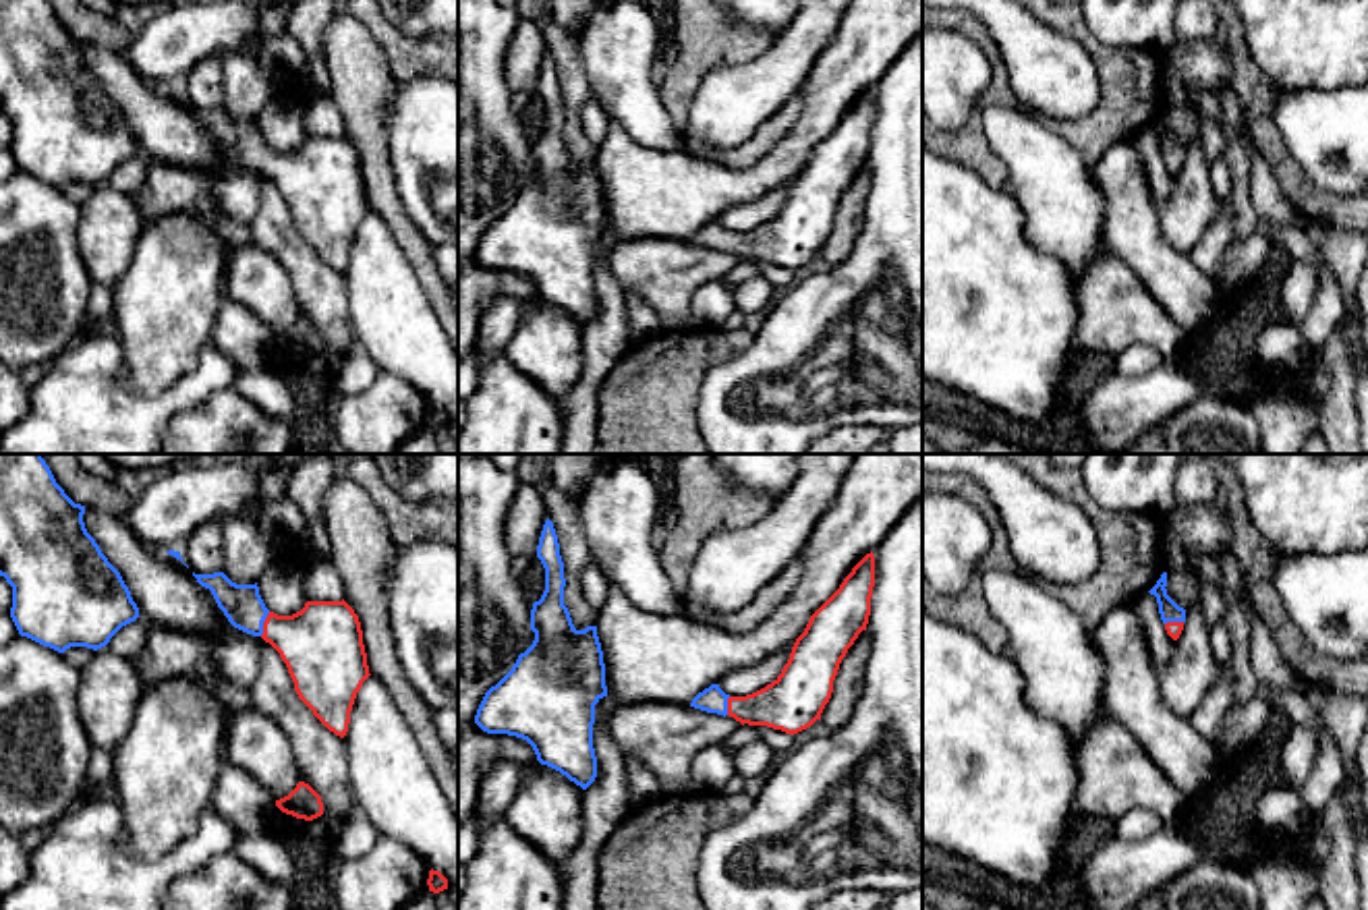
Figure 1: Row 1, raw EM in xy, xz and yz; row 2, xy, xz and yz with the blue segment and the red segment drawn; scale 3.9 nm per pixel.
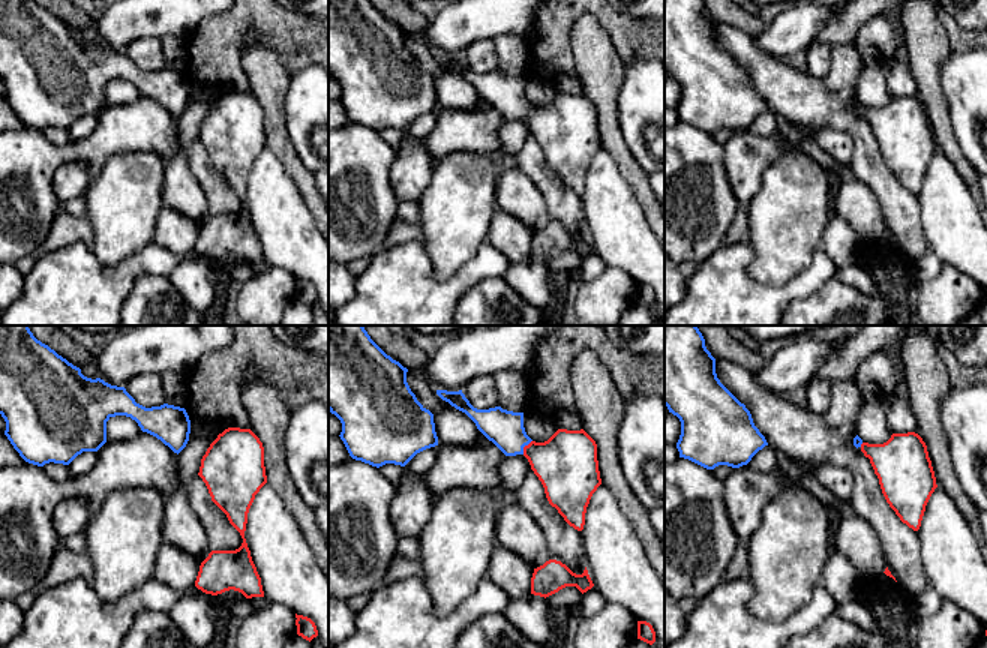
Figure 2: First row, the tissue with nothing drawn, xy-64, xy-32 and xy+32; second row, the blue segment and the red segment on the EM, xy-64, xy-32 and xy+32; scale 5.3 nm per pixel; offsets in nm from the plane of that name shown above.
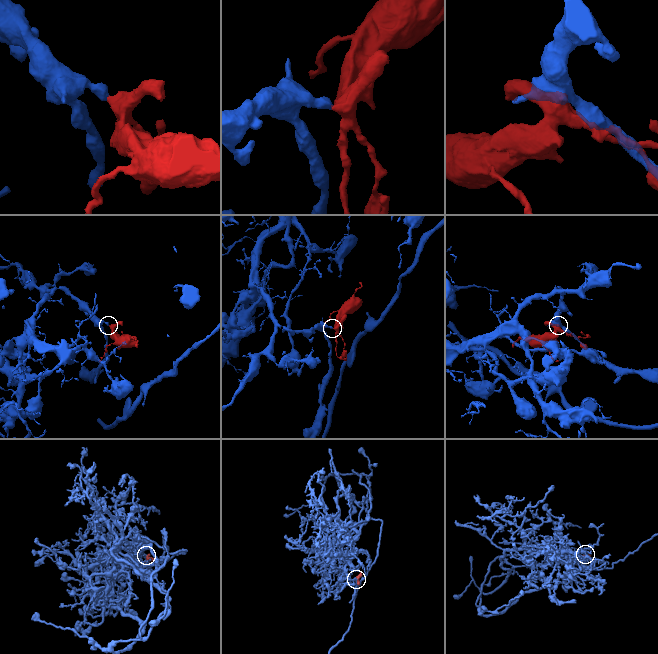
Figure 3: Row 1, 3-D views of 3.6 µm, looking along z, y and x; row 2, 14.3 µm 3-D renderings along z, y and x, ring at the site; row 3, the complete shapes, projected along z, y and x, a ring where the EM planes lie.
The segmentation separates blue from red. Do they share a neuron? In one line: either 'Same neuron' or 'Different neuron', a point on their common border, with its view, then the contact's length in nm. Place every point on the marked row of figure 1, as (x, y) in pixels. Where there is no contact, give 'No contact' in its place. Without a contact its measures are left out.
Same neuron. Touches blue at xy (262, 624). Shared border 100 nm

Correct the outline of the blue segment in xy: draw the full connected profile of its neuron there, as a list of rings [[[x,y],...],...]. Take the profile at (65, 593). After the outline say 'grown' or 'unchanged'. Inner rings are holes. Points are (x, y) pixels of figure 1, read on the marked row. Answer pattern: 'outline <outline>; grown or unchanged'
outline [[[0,454],[0,576],[12,587],[10,618],[21,636],[58,653],[70,647],[97,651],[139,618],[129,587],[87,533],[83,514],[85,506],[64,493],[41,454]]]; unchanged

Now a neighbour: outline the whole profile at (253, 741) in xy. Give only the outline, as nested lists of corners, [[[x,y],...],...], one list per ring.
[[[255,707],[228,717],[226,761],[249,771],[274,800],[288,796],[301,781],[288,736]]]

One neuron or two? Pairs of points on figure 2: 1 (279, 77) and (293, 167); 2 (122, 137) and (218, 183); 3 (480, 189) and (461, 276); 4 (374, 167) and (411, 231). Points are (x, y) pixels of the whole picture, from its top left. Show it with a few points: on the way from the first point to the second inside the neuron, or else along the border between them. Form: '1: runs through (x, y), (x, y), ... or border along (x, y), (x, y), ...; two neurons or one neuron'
1: runs through (275, 99), (275, 129), (281, 144); one neuron
2: border along (185, 149), (189, 170), (207, 201); two neurons
3: border along (477, 251), (446, 279), (438, 279), (431, 272); two neurons
4: border along (396, 216), (383, 246); two neurons

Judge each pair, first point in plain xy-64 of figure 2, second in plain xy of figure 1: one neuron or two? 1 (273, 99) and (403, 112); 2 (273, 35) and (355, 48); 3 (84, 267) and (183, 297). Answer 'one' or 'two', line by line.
1: two
2: two
3: two

